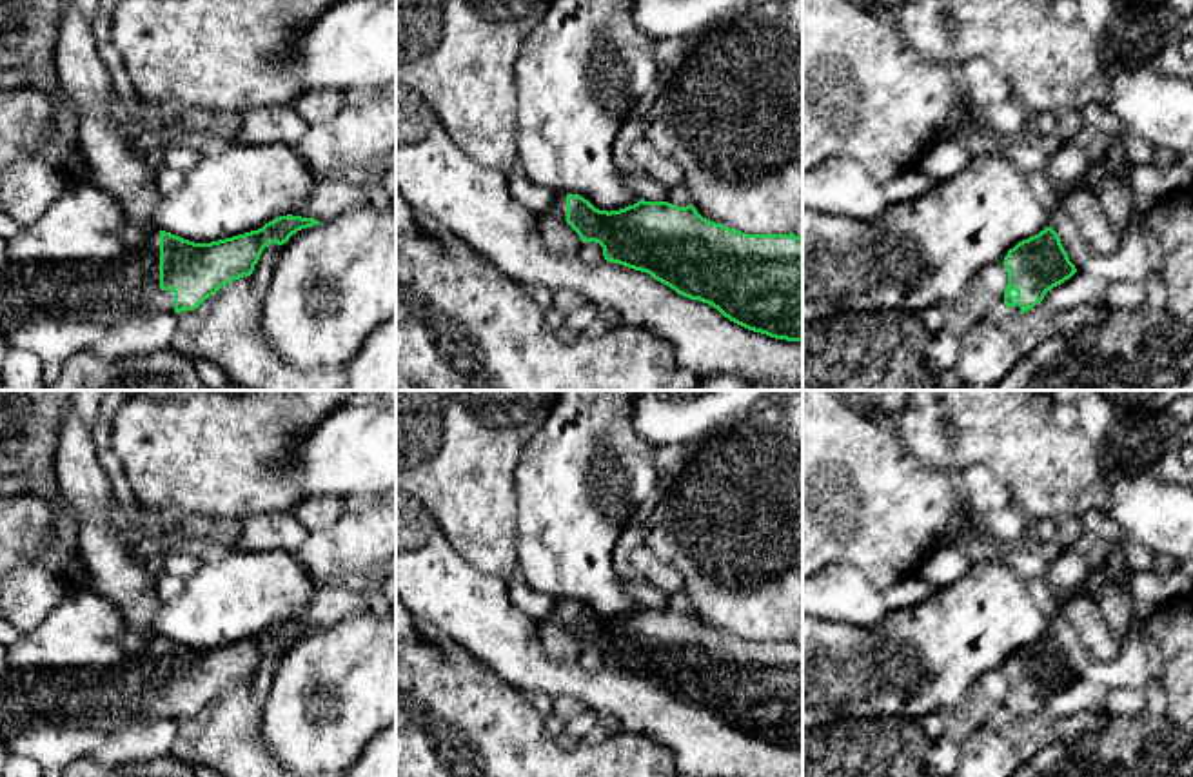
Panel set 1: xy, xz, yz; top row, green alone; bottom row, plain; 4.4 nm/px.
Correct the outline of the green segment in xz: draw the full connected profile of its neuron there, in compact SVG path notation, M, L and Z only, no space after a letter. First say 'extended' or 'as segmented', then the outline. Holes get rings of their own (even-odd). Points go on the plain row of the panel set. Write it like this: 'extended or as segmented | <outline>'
extended | M554 601L547 619L563 625L583 650L599 650L606 668L646 679L748 737L803 748L803 644L794 639L746 641L703 625L694 612L668 608L639 606L608 619L579 601Z

